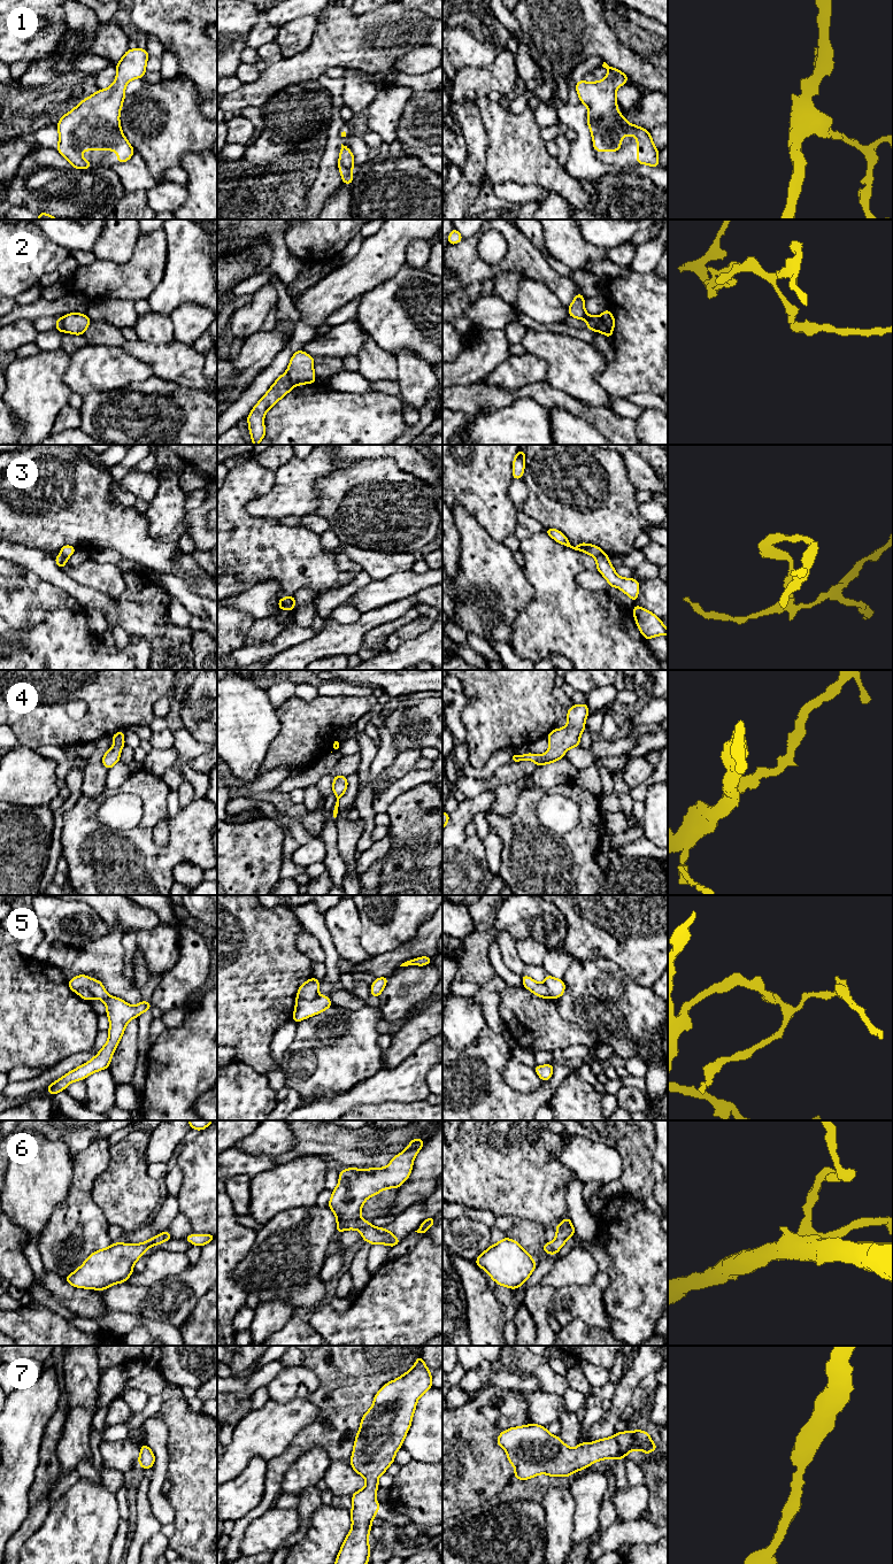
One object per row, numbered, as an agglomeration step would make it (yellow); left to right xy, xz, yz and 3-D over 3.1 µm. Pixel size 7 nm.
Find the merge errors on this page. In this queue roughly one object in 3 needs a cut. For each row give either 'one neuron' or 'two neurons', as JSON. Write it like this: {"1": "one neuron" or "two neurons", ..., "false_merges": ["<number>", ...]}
{"1": "one neuron", "2": "two neurons", "3": "two neurons", "4": "one neuron", "5": "two neurons", "6": "one neuron", "7": "one neuron", "false_merges": ["2", "3", "5"]}

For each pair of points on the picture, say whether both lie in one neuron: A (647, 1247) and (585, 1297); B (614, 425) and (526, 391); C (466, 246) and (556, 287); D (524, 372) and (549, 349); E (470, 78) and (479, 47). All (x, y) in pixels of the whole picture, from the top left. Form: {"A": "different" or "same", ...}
{"A": "different", "B": "same", "C": "same", "D": "different", "E": "different"}

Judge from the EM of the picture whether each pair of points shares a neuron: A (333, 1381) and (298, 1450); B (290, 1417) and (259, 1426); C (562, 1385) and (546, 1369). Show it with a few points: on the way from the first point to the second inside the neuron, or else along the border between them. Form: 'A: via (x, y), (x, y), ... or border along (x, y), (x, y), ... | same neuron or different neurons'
A: via (333, 1399), (333, 1417), (315, 1434) | same neuron
B: via (282, 1422), (274, 1426), (267, 1426) | same neuron
C: via (557, 1381), (549, 1373) | same neuron

